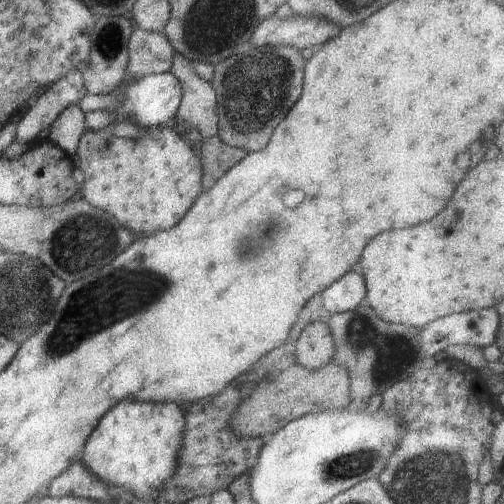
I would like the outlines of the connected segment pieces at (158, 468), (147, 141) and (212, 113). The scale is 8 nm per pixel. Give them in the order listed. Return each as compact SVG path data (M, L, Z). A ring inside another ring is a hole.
M122 400L116 406L112 406L102 416L102 422L98 422L98 426L92 430L84 446L82 460L86 462L86 470L90 470L98 480L105 482L111 489L126 490L140 500L154 500L158 498L158 490L162 490L178 470L178 452L184 442L185 428L183 406L177 403L166 402L158 406L158 402Z
M163 126L145 132L142 138L123 138L102 129L87 129L80 138L75 160L85 176L79 196L138 234L172 228L182 220L194 198L202 194L203 166L188 138Z
M180 54L174 56L171 73L180 80L182 98L177 116L198 130L203 140L218 132L217 98L210 81L198 76L192 62Z

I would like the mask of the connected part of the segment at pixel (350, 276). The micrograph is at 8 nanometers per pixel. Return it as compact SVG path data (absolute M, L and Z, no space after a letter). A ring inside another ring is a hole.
M348 272L327 286L321 296L322 304L330 315L354 310L367 298L365 280L356 272Z

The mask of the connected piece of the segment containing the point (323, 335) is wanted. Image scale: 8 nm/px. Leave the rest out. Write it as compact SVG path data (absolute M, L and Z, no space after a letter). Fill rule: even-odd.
M325 320L307 324L298 336L295 364L318 370L332 362L335 353L330 328Z

